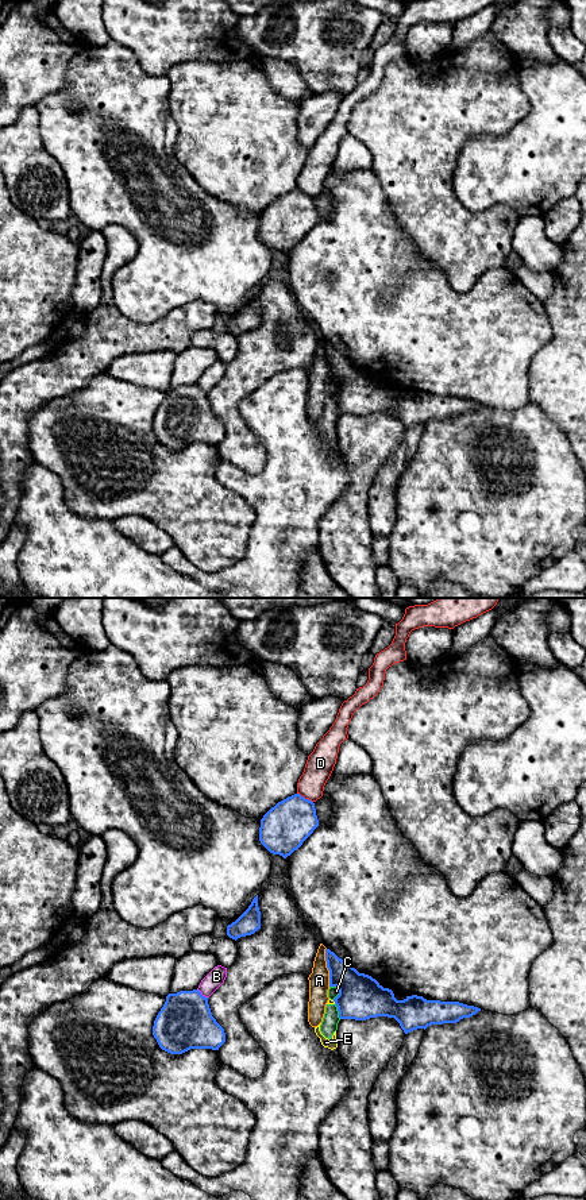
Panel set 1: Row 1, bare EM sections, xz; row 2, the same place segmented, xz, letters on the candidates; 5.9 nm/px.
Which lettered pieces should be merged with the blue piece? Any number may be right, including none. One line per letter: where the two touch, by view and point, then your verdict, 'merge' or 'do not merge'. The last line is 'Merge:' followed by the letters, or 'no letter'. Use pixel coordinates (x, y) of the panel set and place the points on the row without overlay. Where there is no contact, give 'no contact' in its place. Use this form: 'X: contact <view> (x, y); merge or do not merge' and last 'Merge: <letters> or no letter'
A: contact xz (327, 362); do not merge
B: contact xz (200, 389); merge
C: contact xz (339, 386); do not merge
D: contact xz (304, 193); do not merge
E: contact xz (334, 396); do not merge
Merge: B

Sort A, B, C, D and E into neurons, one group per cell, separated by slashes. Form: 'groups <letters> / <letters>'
groups A C D E / B

